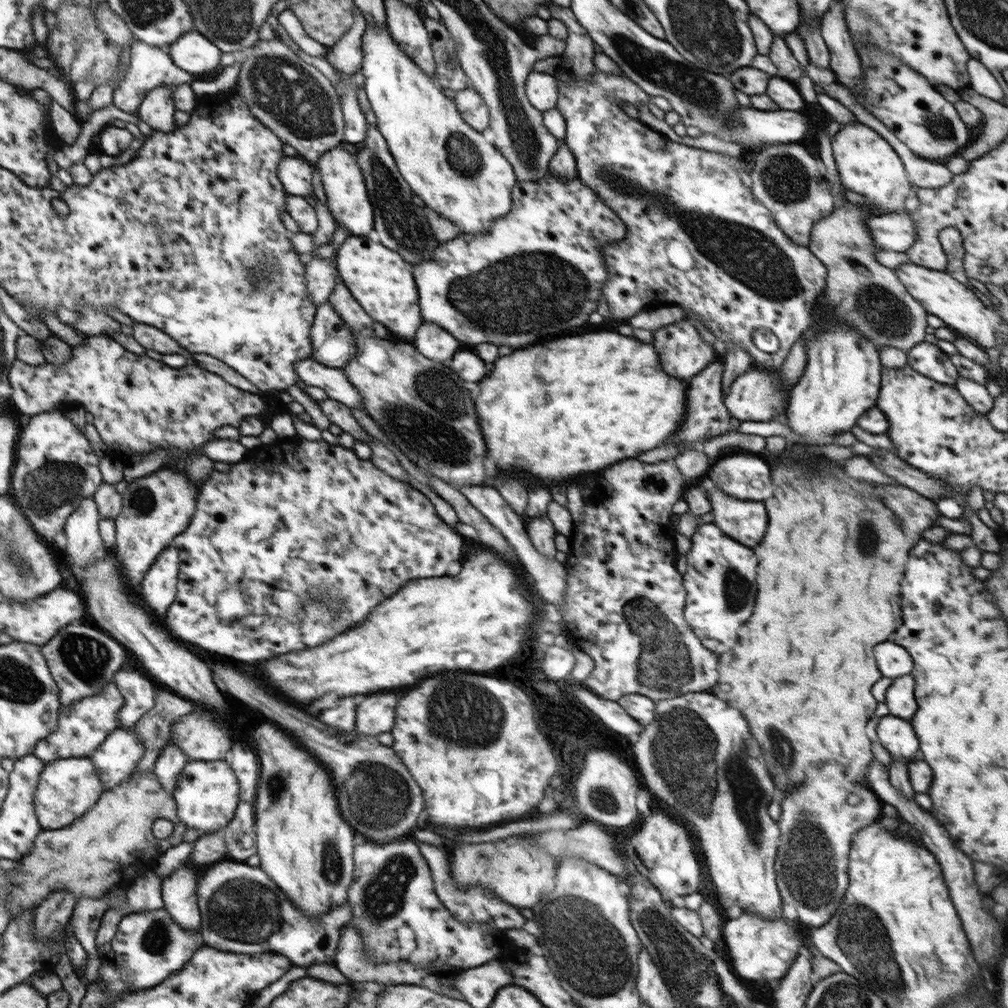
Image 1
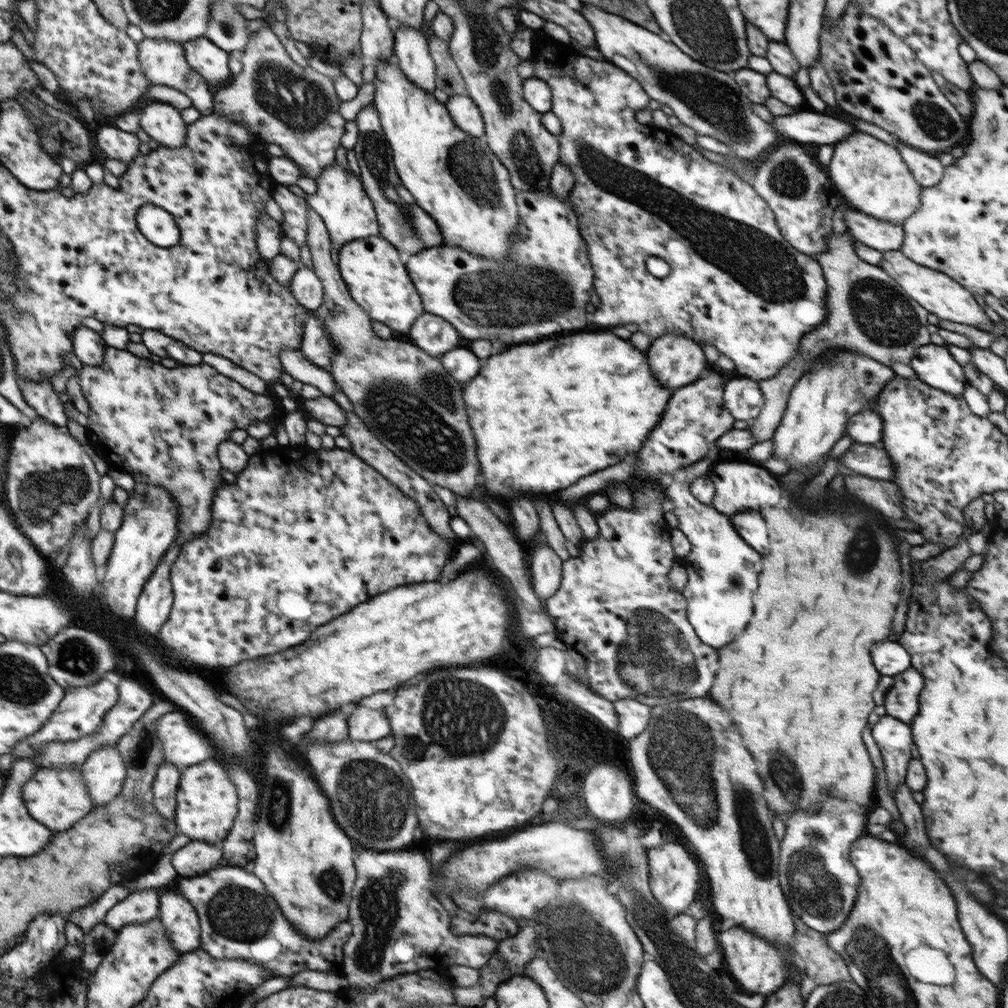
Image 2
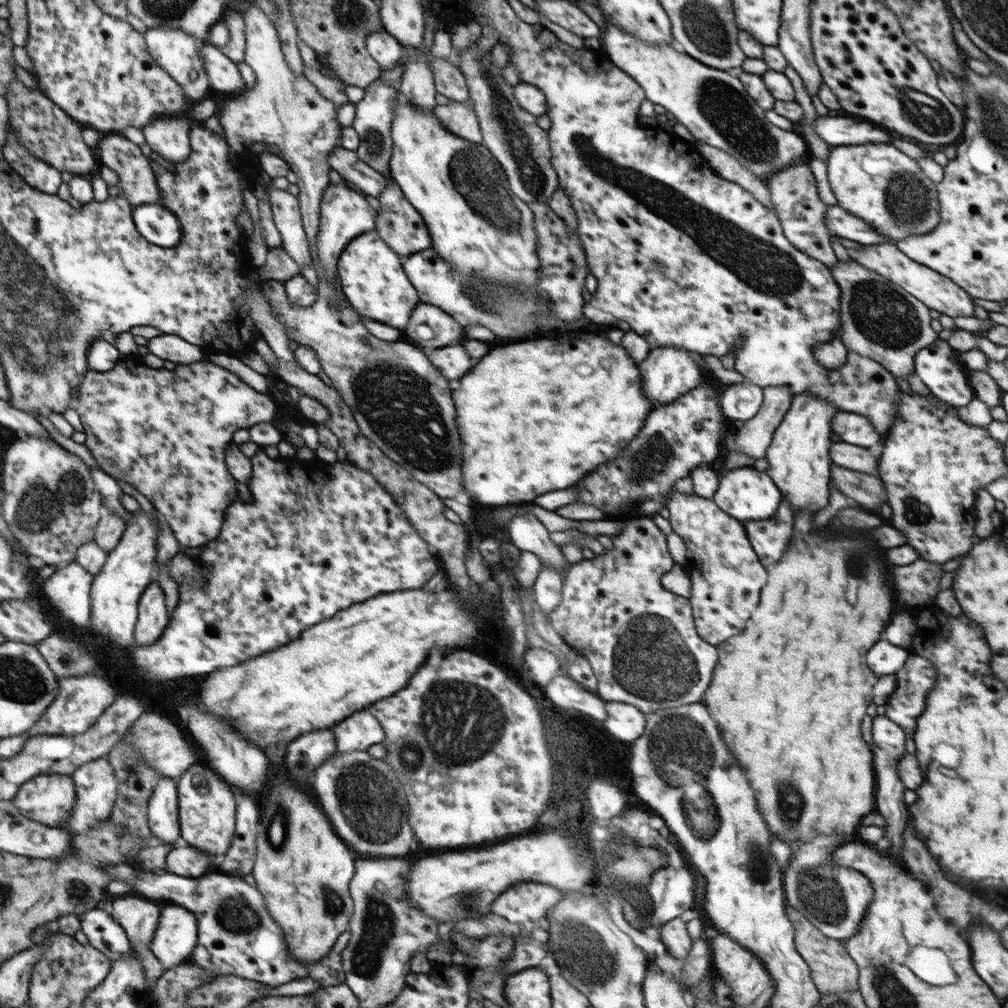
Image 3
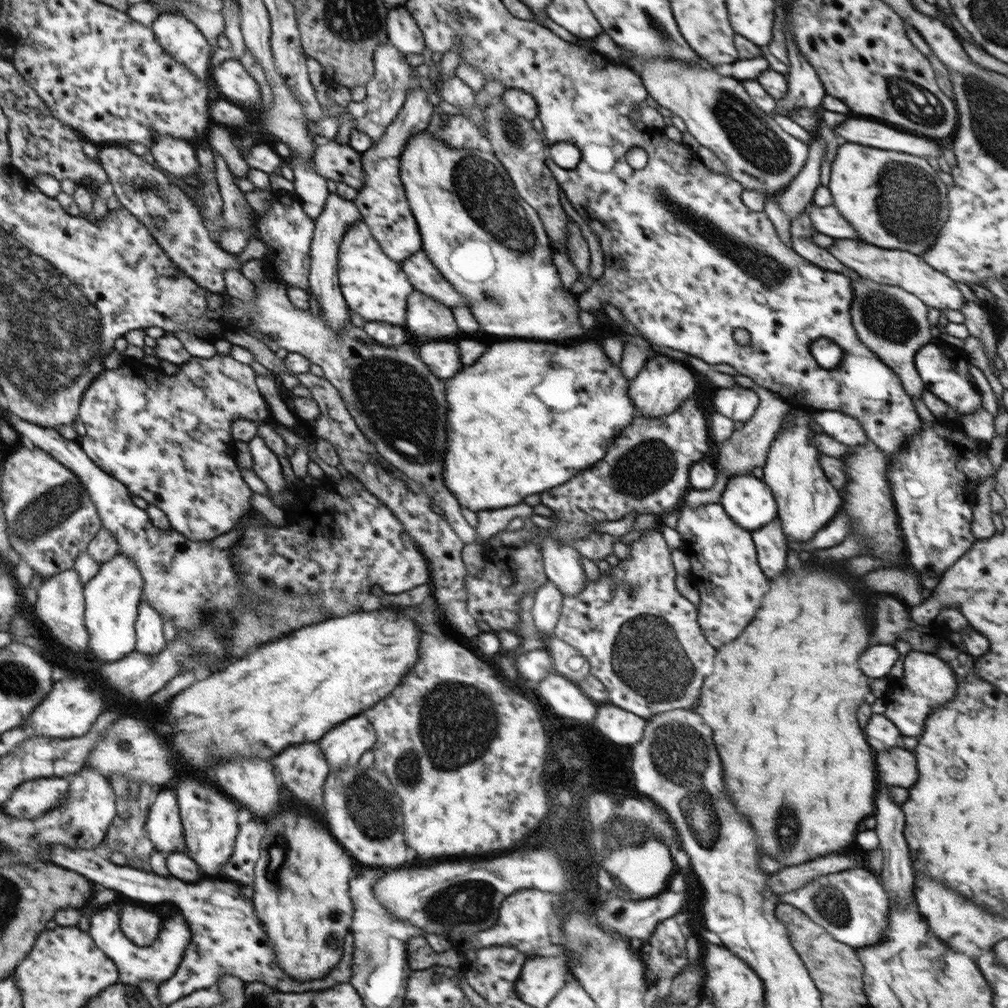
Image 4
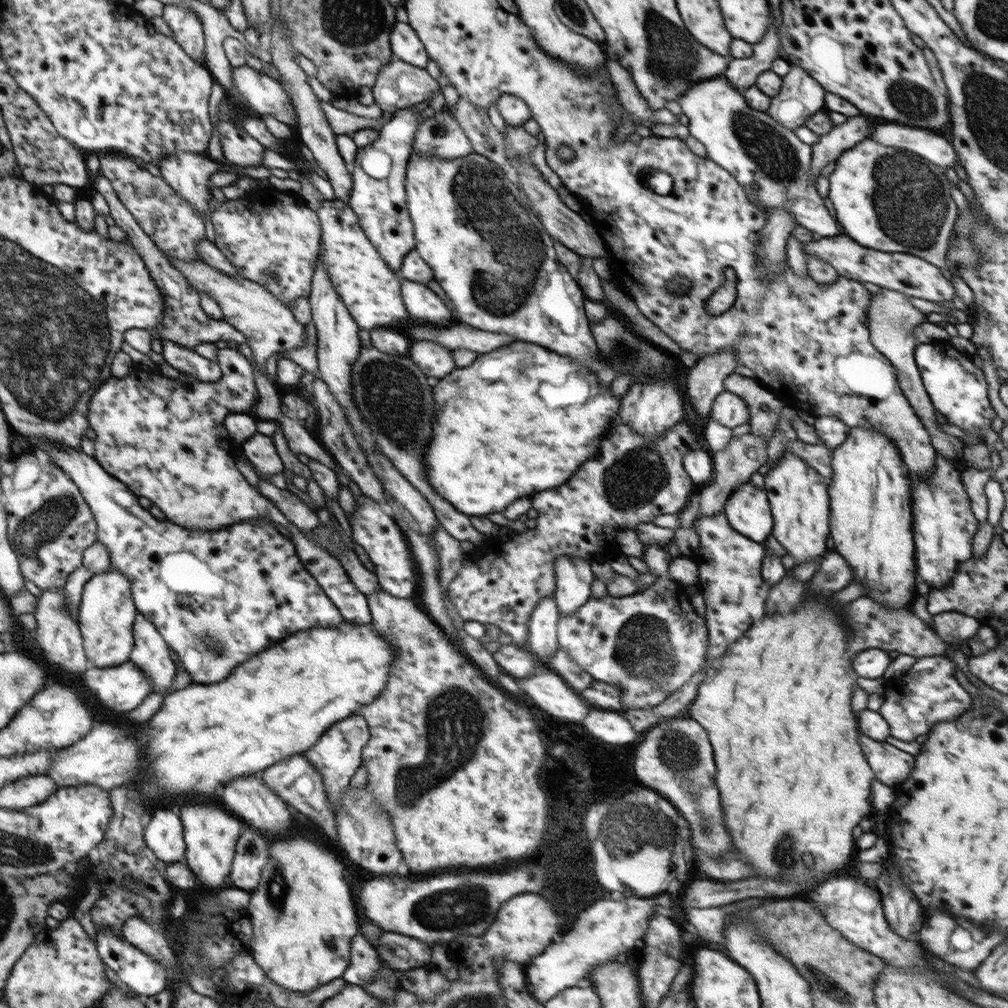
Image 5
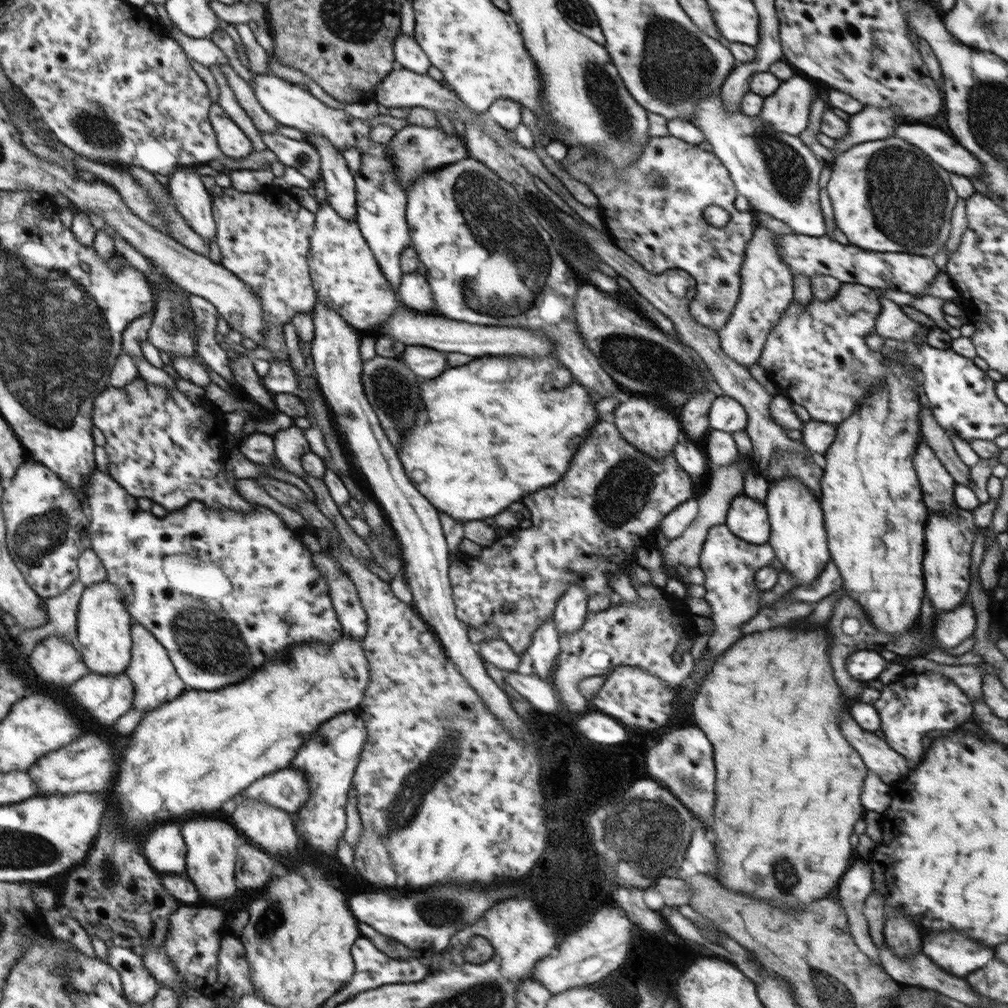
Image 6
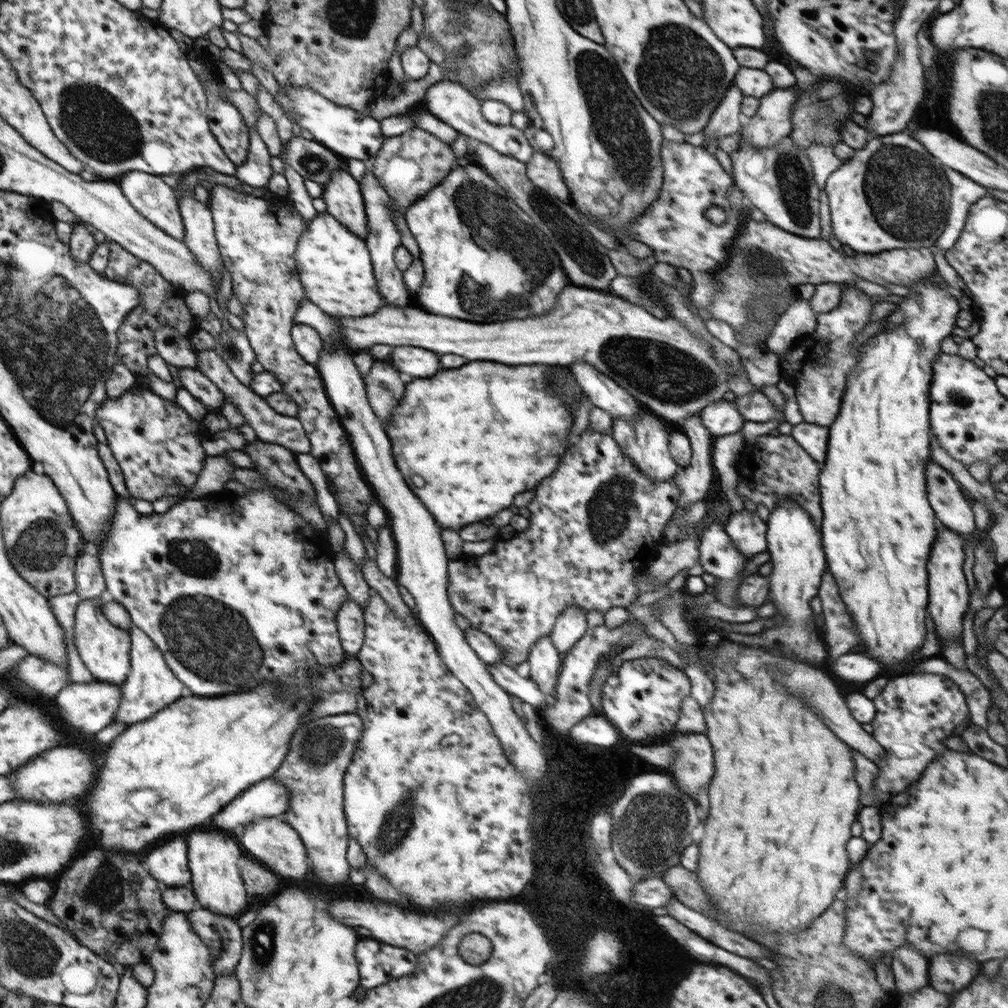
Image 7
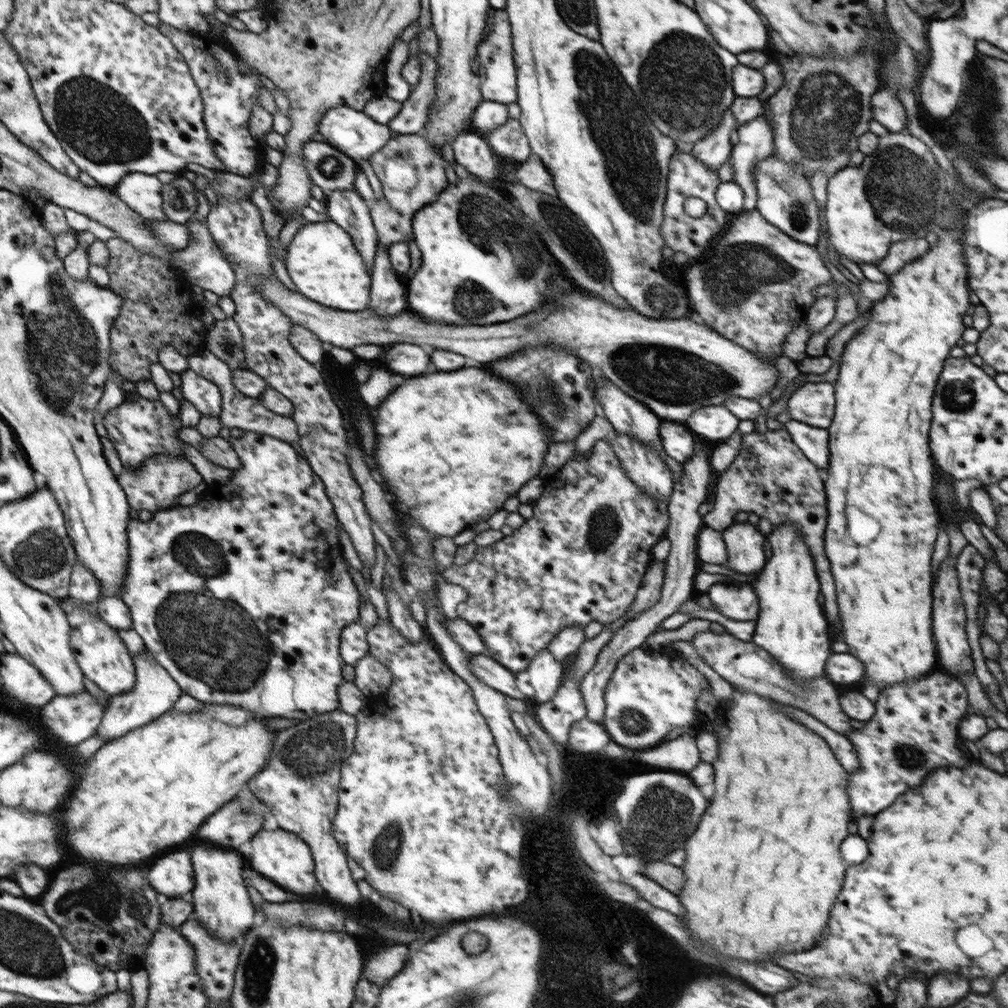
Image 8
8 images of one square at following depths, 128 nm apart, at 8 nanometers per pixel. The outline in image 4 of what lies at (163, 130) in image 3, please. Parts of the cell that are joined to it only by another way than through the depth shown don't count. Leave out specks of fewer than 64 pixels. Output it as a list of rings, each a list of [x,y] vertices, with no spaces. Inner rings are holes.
[[[164,133],[156,135],[156,142],[148,150],[155,158],[155,166],[169,176],[182,180],[184,176],[198,176],[200,160],[188,141]]]

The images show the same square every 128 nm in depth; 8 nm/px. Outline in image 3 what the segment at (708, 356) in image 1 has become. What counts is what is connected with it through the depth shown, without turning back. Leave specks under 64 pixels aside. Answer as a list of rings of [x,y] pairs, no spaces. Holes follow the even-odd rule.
[[[674,345],[651,349],[648,358],[640,362],[638,368],[640,368],[640,374],[644,376],[644,392],[652,400],[660,400],[662,404],[672,403],[680,395],[700,385],[702,383],[700,378],[702,378],[704,370],[698,366],[690,351],[674,347]]]

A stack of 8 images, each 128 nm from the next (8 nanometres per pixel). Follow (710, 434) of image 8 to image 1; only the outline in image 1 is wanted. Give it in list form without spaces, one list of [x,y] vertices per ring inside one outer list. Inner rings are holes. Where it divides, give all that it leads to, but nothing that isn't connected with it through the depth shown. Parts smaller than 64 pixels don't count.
[[[752,365],[746,372],[740,373],[725,392],[724,402],[731,416],[740,422],[770,422],[776,412],[784,413],[792,386],[784,385],[778,372],[779,369],[764,369],[760,365]]]

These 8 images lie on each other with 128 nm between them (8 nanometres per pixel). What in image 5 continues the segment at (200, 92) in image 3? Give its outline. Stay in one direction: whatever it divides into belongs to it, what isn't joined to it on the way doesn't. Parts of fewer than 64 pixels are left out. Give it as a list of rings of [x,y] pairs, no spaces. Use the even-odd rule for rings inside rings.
[[[164,5],[162,18],[184,52],[188,52],[192,60],[205,63],[206,34],[197,14],[181,5]]]

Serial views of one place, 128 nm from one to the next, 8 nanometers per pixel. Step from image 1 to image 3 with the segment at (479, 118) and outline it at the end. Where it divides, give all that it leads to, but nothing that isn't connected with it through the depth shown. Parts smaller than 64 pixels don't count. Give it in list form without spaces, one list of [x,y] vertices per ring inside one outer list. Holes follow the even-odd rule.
[[[449,100],[448,104],[436,104],[433,112],[448,131],[470,142],[481,144],[483,136],[477,114],[465,101]]]

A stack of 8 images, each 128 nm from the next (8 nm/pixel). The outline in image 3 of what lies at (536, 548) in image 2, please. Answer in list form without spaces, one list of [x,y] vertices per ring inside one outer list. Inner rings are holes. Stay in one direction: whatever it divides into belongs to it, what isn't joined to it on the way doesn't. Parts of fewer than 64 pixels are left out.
[[[542,565],[534,586],[530,589],[533,591],[532,598],[538,603],[538,607],[546,616],[550,616],[562,598],[563,578],[560,571],[554,566]]]

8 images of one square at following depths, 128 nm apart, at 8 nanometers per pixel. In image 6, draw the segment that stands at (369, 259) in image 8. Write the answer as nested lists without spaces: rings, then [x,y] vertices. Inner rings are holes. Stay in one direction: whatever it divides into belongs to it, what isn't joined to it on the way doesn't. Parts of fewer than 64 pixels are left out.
[[[320,133],[305,134],[305,140],[320,154],[321,180],[325,184],[326,201],[336,209],[341,218],[355,220],[356,184],[343,153]]]

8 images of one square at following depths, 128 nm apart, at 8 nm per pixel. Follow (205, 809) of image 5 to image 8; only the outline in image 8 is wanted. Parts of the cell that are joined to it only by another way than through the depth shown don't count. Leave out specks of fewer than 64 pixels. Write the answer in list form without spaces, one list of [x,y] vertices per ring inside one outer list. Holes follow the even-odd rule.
[[[196,844],[192,848],[192,864],[195,872],[195,885],[192,890],[194,913],[192,918],[199,920],[223,942],[233,942],[236,938],[245,937],[247,930],[254,925],[255,909],[246,888],[243,865],[244,857],[233,849]]]

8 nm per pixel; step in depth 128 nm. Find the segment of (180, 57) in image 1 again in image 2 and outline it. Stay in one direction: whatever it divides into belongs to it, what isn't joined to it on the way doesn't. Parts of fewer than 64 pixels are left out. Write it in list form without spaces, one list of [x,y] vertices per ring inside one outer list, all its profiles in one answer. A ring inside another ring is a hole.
[[[206,35],[184,43],[184,58],[212,89],[224,87],[230,78],[228,52]]]

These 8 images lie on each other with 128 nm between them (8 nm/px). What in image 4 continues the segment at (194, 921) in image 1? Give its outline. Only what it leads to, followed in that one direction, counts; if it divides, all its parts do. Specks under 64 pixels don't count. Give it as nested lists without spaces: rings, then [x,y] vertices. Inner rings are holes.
[[[102,907],[97,912],[92,912],[89,921],[90,936],[94,938],[95,944],[103,949],[119,968],[119,981],[133,984],[136,988],[144,980],[151,980],[151,982],[160,984],[165,982],[166,979],[171,979],[178,971],[183,962],[184,952],[194,938],[189,924],[177,909],[166,916],[163,931],[159,933],[159,939],[148,947],[140,947],[132,943],[130,938],[122,932],[118,912],[114,912],[112,908]]]

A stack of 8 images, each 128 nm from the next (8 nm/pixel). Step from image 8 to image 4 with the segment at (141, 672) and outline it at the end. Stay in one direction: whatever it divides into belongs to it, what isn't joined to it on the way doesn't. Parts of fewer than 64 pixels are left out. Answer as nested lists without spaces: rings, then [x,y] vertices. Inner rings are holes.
[[[142,599],[136,619],[136,652],[158,655],[167,646],[164,639],[164,620],[152,604]]]

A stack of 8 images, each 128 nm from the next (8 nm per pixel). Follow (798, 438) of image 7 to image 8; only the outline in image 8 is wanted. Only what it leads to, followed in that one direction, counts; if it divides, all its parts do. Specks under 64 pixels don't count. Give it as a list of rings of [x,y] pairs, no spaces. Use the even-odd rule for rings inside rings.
[[[791,419],[785,428],[800,451],[824,473],[829,464],[829,433],[824,428],[815,428]]]

